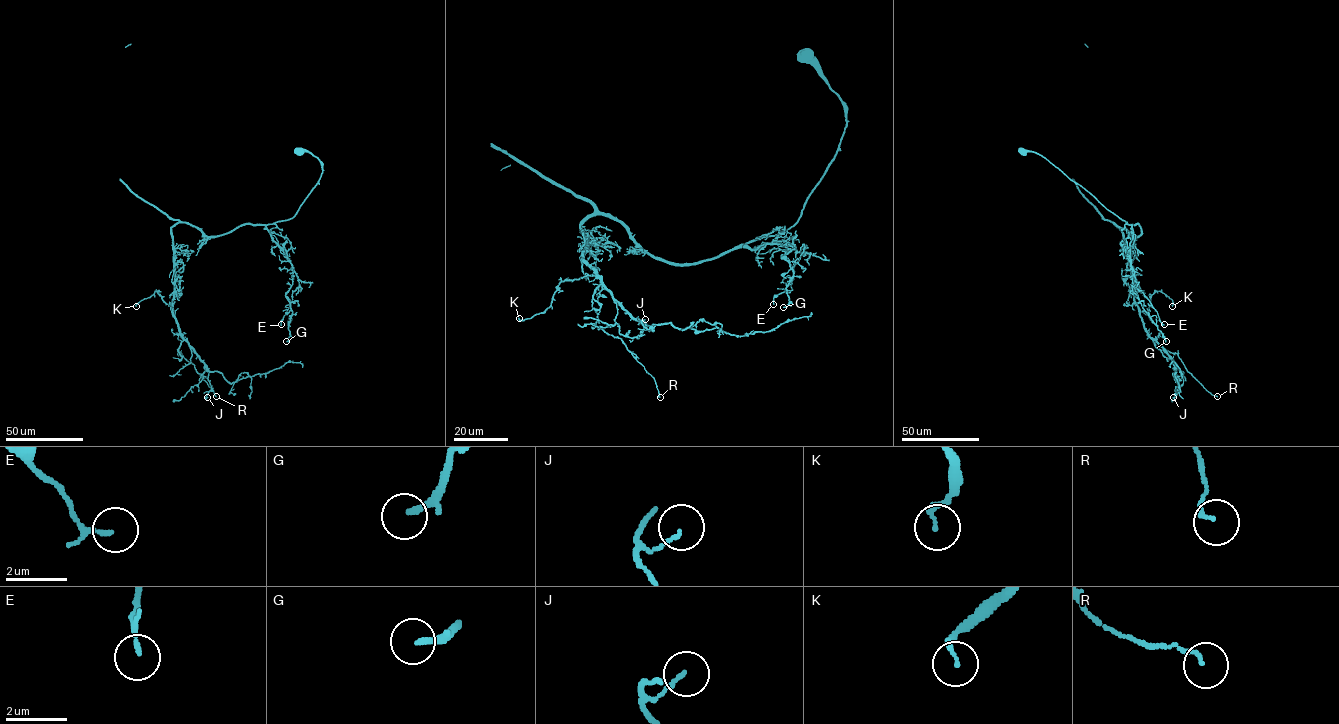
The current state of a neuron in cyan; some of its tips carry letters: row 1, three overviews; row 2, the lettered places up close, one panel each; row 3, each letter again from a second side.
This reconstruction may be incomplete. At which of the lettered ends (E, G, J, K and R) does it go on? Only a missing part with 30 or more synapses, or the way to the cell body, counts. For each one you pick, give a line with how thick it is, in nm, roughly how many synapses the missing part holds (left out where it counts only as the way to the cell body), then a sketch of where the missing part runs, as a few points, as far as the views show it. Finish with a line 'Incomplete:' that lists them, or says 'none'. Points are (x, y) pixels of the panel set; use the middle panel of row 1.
G: Thickness 140 nm. Roughly 30 synapses. Course of what is missing: (783, 307), (760, 313), (749, 327), (748, 335)
Incomplete: G

